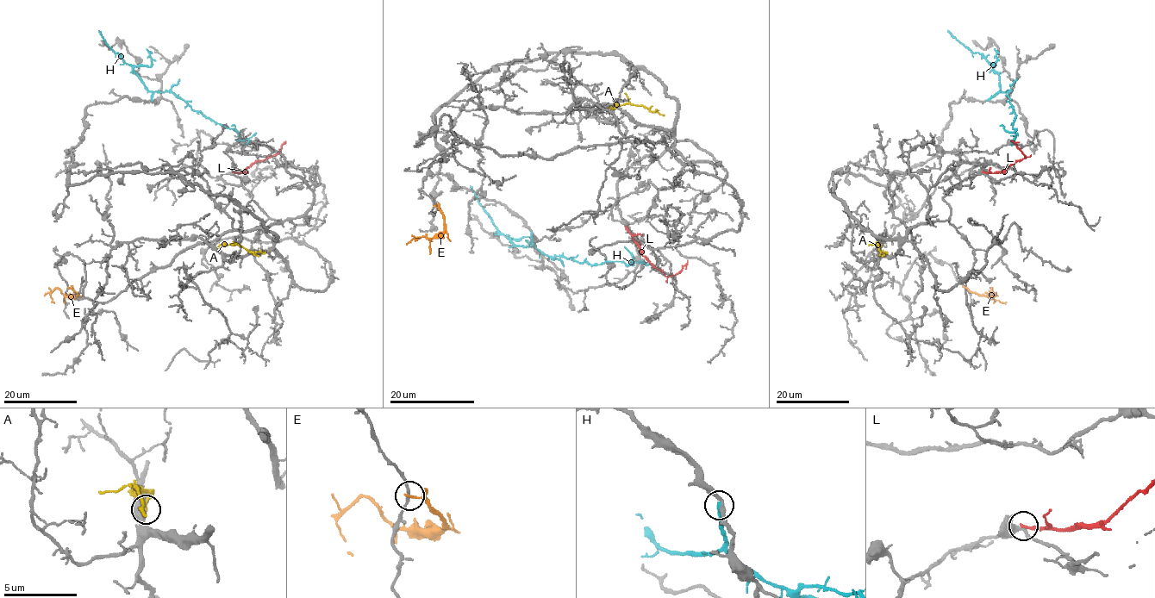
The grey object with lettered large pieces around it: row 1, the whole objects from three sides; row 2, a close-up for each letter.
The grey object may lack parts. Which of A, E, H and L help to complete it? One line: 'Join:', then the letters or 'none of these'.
Join: none of these

